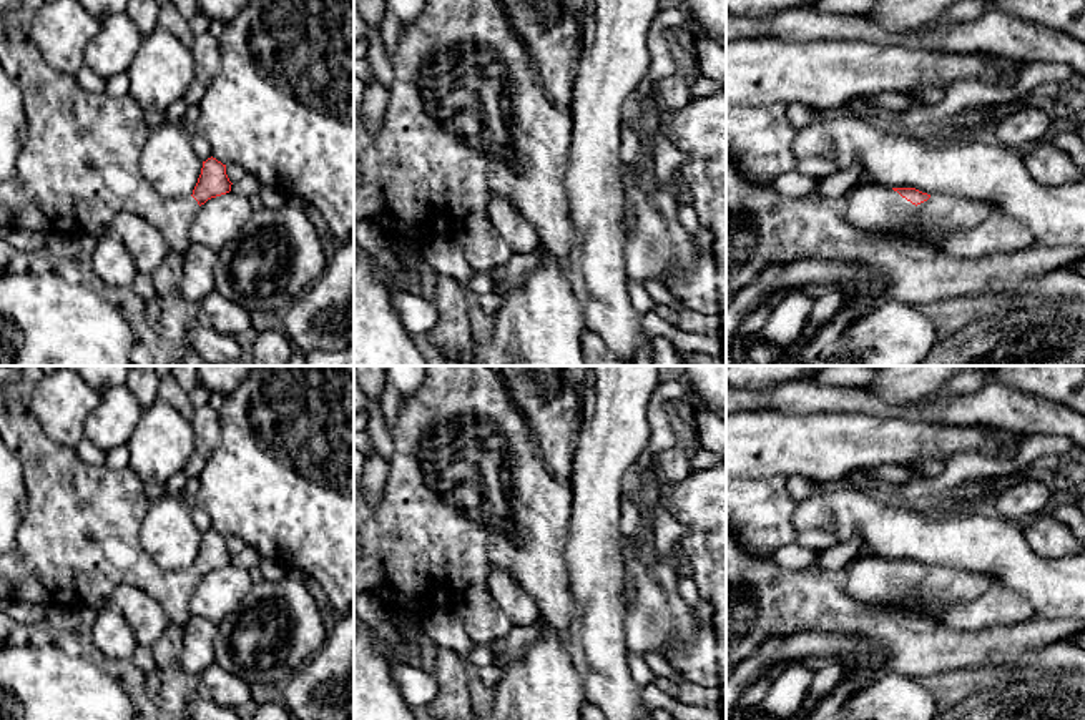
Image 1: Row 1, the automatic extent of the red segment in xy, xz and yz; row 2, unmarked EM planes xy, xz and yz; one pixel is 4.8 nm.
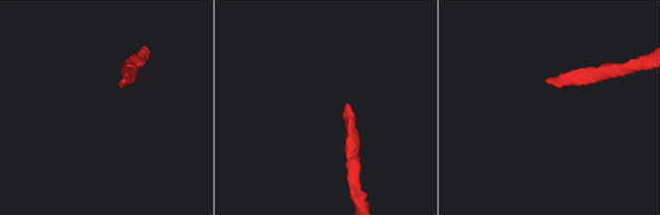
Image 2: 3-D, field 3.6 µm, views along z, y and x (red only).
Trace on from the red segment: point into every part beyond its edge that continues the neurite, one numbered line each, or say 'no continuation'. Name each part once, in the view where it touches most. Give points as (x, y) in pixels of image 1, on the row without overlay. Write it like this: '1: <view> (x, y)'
1: yz (868, 579)

